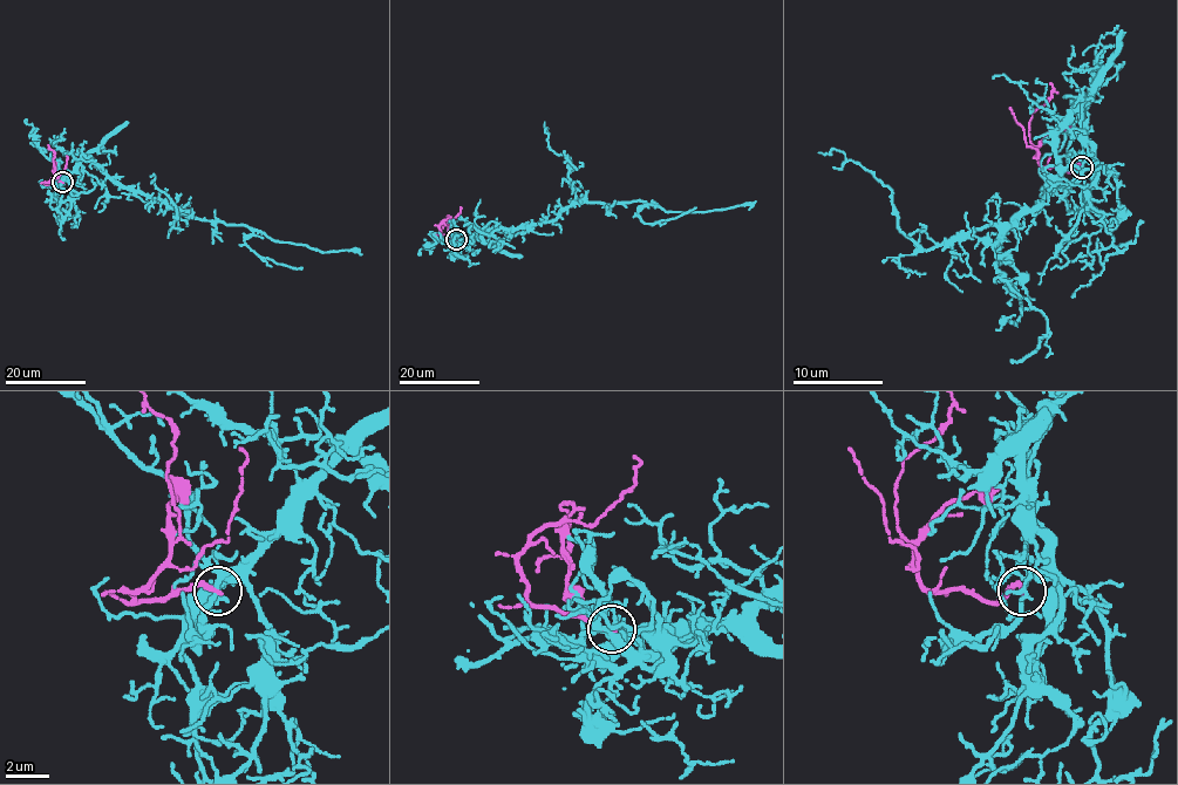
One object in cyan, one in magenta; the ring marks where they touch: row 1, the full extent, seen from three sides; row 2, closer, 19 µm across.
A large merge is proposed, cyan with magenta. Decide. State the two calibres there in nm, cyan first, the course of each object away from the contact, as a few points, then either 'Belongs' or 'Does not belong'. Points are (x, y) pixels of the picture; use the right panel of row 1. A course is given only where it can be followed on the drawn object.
Thickness 200 nm (cyan) against 220 nm. Course of cyan: (1082, 166), (1091, 144), (1077, 110), (1057, 132), (1046, 193), (1001, 237), (996, 265), (1021, 308), (996, 328). Course of magenta: (1082, 166), (1068, 171), (1043, 166), (1030, 142), (1030, 117), (1048, 99), (1053, 90), (1050, 83). Does not belong

